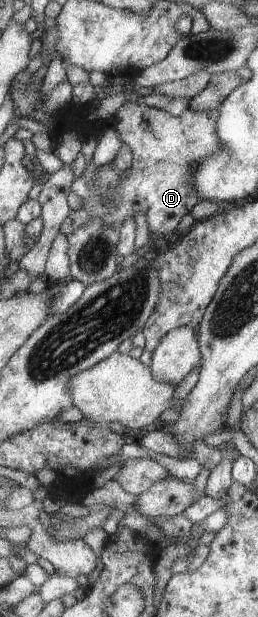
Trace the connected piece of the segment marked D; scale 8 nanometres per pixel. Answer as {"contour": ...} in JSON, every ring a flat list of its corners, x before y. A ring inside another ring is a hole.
{"contour":[[126,103,116,112,114,127,121,134,121,139,130,145,134,153,134,164,126,172,126,176,119,180,118,193,115,193,115,203,109,207,103,207,98,201,98,193,101,193,102,187,117,187,117,175,111,167,102,168,98,166,88,155,86,170,80,178,76,179,76,189,84,202,84,208,80,212,72,211,72,214,64,220,64,224,60,226,60,230,65,235,74,234,78,228,82,228,84,224,88,224,92,218,102,218,106,224,114,226,121,230,126,220,135,218,138,212,144,212,147,217,147,224,151,232,162,234,166,238,167,234,172,234,178,224,182,222,182,218,196,204,202,201,199,191,196,190,196,170,202,164,206,157,216,154,222,150,222,140,219,136,218,118,220,118,220,110,197,111,187,108,180,116,172,116,164,110,147,106,146,104]]}

